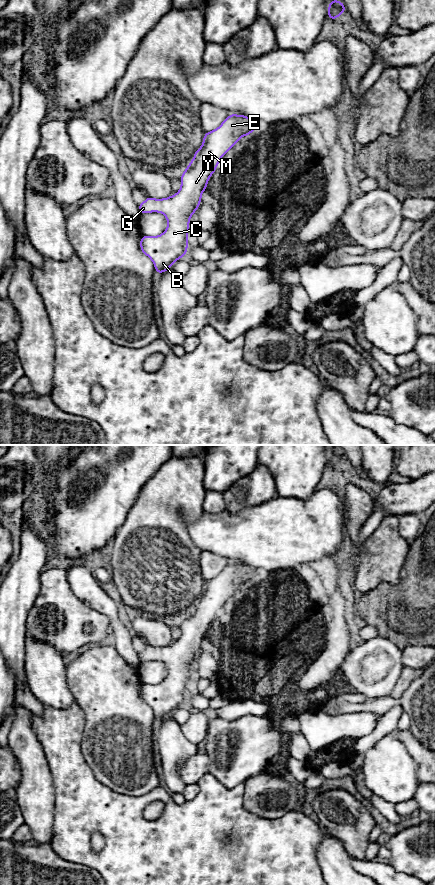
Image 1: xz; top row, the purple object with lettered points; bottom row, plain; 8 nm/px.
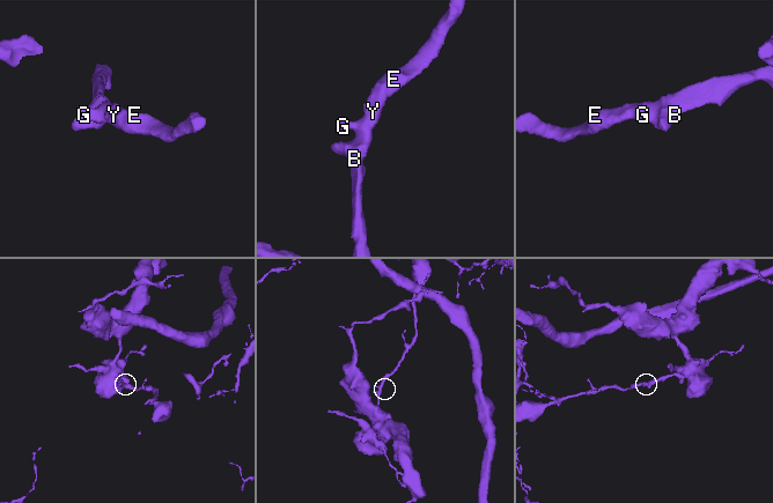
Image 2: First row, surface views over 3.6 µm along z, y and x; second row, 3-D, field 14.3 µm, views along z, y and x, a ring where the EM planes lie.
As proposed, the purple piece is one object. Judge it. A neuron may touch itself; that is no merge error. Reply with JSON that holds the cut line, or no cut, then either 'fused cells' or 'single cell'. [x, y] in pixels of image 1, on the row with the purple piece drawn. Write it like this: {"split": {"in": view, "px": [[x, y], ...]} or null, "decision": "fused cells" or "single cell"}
{"split": null, "decision": "single cell"}

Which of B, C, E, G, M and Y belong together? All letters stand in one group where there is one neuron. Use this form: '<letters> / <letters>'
B C E G M Y

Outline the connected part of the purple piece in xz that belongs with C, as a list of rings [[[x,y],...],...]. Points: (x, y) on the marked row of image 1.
[[[229,114],[222,124],[211,132],[205,132],[202,146],[194,153],[193,161],[184,170],[180,182],[181,189],[174,195],[164,199],[154,199],[147,196],[146,200],[138,205],[141,214],[160,212],[168,221],[167,229],[159,236],[142,236],[140,249],[155,265],[156,274],[169,269],[178,259],[185,257],[188,247],[187,232],[190,229],[189,219],[196,212],[201,203],[201,195],[207,190],[210,176],[216,171],[220,159],[243,137],[251,134],[257,126],[257,121],[246,115]]]

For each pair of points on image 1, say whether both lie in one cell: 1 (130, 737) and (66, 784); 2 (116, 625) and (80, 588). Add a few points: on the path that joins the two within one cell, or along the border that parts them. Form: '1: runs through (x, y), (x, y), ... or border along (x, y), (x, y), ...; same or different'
1: border along (80, 745), (85, 762), (104, 785); different
2: runs through (112, 614), (91, 593); same

